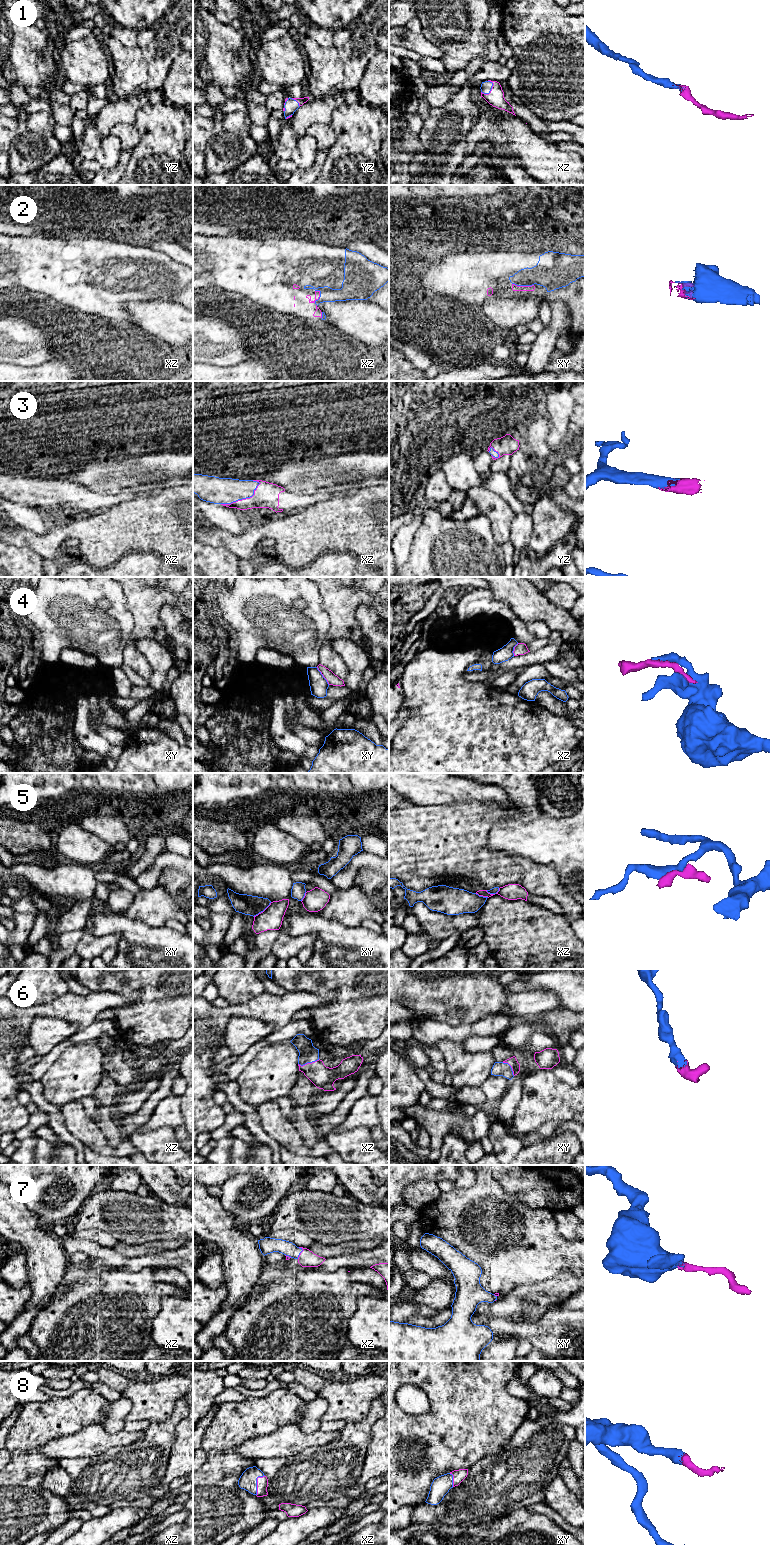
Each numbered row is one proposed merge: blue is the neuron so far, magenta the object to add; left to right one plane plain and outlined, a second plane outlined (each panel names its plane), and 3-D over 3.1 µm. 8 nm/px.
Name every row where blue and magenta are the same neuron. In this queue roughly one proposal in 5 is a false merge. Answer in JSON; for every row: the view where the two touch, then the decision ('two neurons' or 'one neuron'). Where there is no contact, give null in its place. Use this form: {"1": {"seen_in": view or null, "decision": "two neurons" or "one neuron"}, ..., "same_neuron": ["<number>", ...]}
{"1": {"seen_in": "xz", "decision": "one neuron"}, "2": {"seen_in": "xy", "decision": "one neuron"}, "3": {"seen_in": "xz", "decision": "one neuron"}, "4": {"seen_in": "xy", "decision": "two neurons"}, "5": {"seen_in": "xy", "decision": "two neurons"}, "6": {"seen_in": "xz", "decision": "one neuron"}, "7": {"seen_in": "xz", "decision": "one neuron"}, "8": {"seen_in": "xz", "decision": "one neuron"}, "same_neuron": ["1", "2", "3", "6", "7", "8"]}

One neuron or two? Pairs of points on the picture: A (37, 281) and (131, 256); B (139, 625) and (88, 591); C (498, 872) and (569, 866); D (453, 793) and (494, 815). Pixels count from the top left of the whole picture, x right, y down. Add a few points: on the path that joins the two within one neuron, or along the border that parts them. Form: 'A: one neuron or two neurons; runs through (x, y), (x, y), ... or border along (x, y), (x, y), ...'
A: one neuron; runs through (60, 272), (108, 272)
B: two neurons; border along (134, 619), (129, 642)
C: two neurons; border along (532, 861), (552, 864), (565, 888)
D: two neurons; border along (493, 802), (466, 801), (446, 805)

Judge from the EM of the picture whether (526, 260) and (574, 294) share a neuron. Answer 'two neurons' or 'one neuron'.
two neurons

